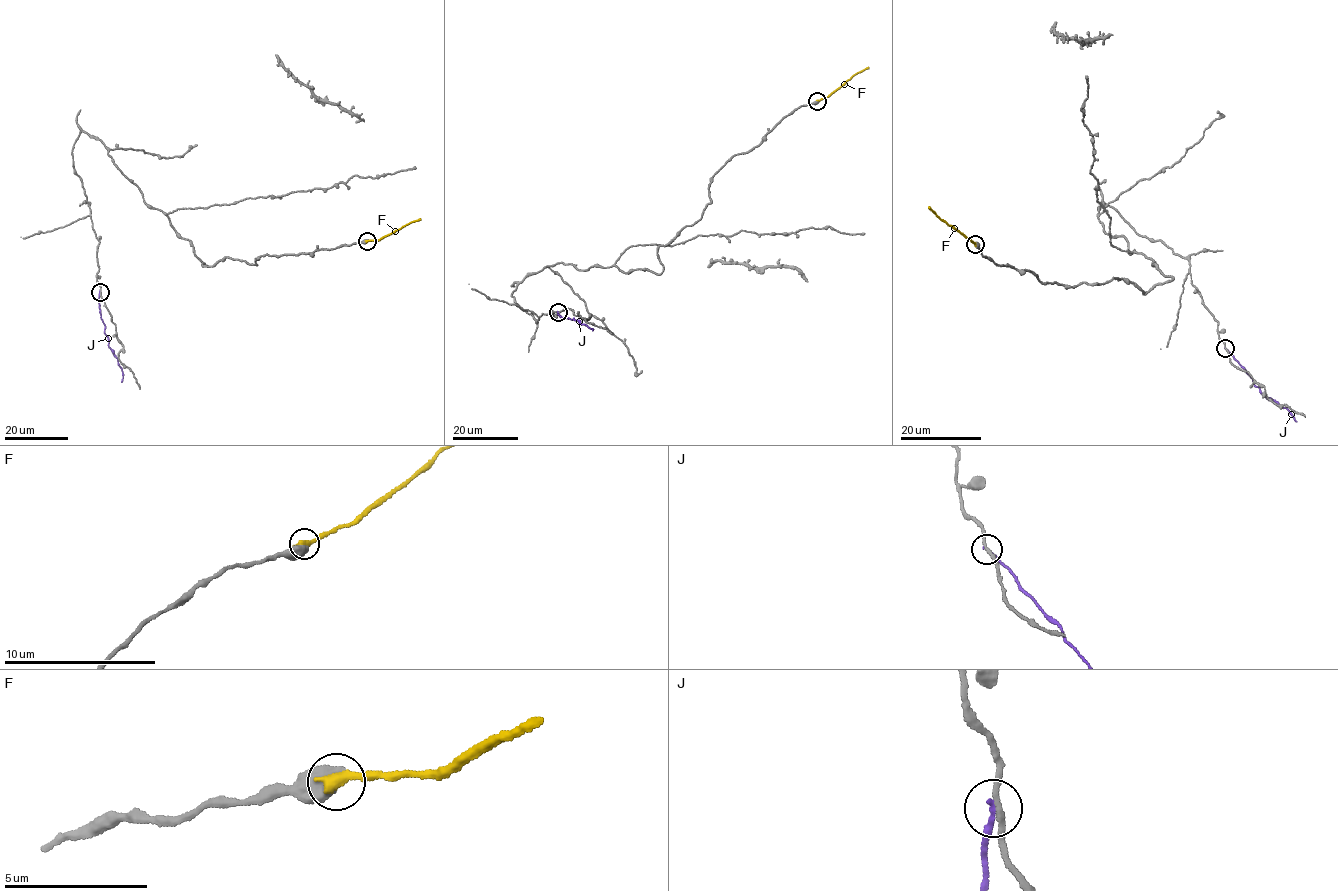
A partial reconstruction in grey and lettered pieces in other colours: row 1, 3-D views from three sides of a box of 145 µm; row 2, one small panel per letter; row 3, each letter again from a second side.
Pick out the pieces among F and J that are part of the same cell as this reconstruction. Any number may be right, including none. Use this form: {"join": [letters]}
{"join": ["F"]}

